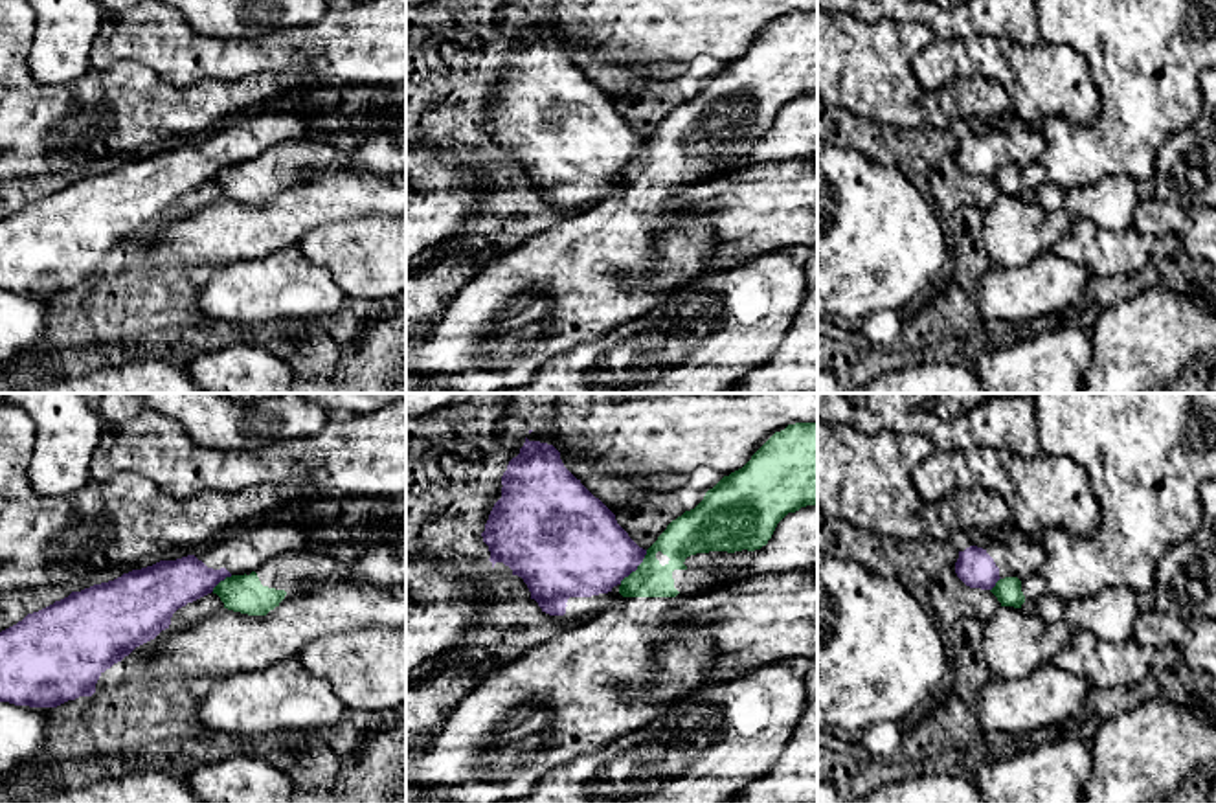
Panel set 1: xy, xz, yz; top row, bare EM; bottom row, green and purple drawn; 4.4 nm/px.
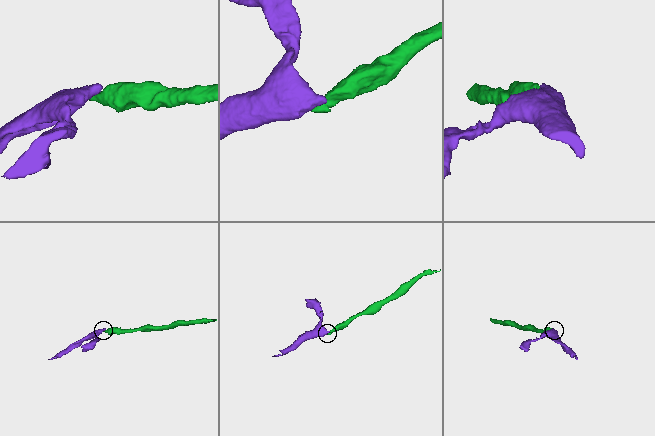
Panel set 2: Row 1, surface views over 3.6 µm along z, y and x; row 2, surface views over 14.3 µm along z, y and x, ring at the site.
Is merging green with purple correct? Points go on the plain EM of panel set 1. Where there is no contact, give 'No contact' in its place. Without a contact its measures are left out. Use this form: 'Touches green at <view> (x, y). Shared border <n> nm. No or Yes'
Touches green at xz (638, 157). Shared border 200 nm. No

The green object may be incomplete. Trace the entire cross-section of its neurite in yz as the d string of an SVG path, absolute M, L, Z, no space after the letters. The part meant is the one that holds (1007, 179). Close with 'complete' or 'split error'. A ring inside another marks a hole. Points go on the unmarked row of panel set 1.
M1036 0L1036 11L1041 40L1065 44L1089 62L1098 88L1100 116L1095 125L1073 123L1064 116L1047 118L1040 129L1047 153L1021 167L999 167L990 180L1001 195L1014 197L1021 197L1025 189L1038 191L1043 184L1075 187L1113 175L1128 175L1137 182L1152 180L1165 141L1201 118L1199 75L1216 66L1216 0Z | split error

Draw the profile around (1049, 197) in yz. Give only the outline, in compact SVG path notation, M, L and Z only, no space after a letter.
M1128 175L1102 176L1075 187L1043 184L1036 193L1038 202L1047 211L1062 211L1071 219L1089 219L1108 232L1130 230L1139 204L1137 180Z

